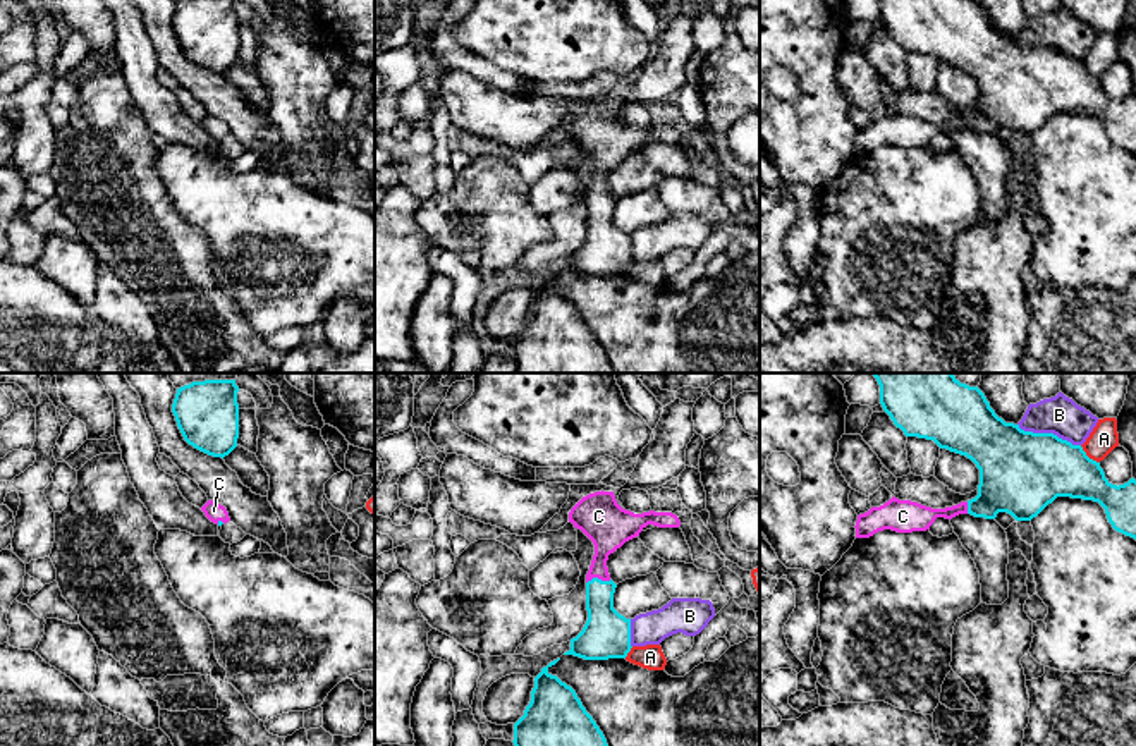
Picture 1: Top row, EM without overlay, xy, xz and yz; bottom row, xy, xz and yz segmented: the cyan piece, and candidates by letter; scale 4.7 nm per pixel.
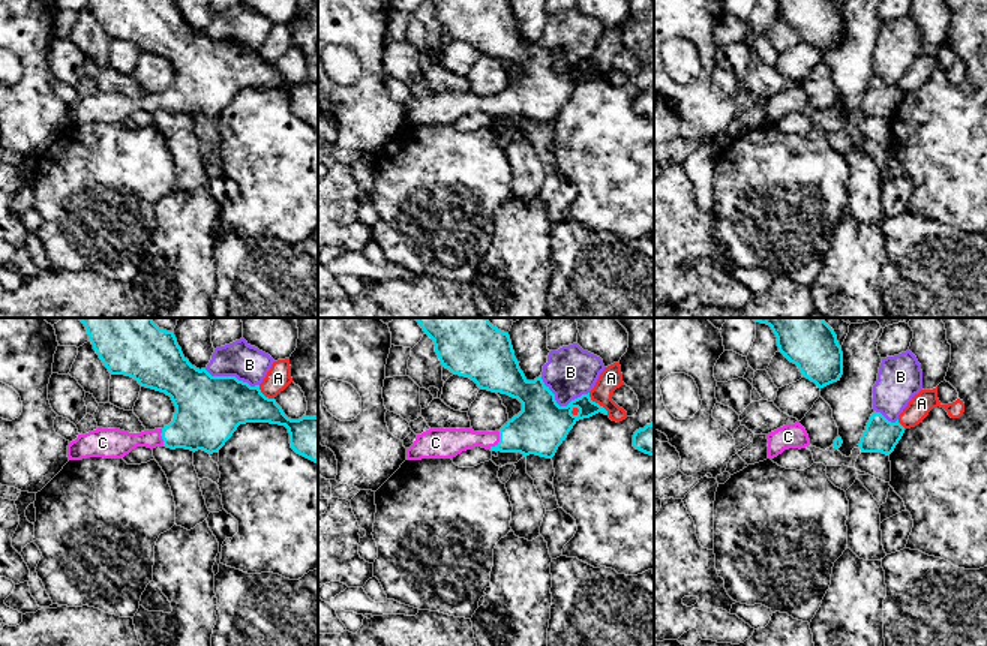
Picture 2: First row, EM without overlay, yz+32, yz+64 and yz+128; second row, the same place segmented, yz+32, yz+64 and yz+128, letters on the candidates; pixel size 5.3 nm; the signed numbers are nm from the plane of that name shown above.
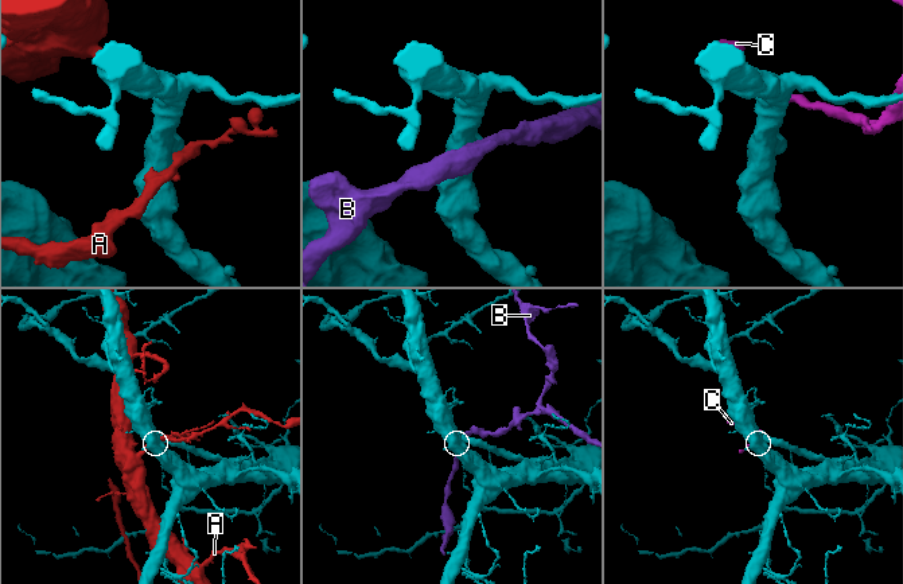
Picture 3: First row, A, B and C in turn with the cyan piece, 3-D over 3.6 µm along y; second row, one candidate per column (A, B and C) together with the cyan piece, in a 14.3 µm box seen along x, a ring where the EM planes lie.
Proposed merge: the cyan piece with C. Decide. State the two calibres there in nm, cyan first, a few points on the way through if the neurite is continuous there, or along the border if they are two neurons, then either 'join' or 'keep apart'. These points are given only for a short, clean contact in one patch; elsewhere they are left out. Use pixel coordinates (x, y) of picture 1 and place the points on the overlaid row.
200 nm thick on the cyan side, 200 nm on the other; runs through xz (605, 631), (600, 612), (598, 580), (598, 559), (609, 528); join

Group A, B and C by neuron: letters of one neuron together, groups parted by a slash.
A / B / C

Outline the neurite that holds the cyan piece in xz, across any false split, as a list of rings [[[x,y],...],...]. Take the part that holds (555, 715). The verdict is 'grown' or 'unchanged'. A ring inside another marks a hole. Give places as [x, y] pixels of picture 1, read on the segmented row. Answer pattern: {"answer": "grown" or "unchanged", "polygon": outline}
{"answer": "unchanged", "polygon": [[[559,660],[534,677],[531,701],[514,724],[514,746],[608,746],[576,691],[548,672]]]}

